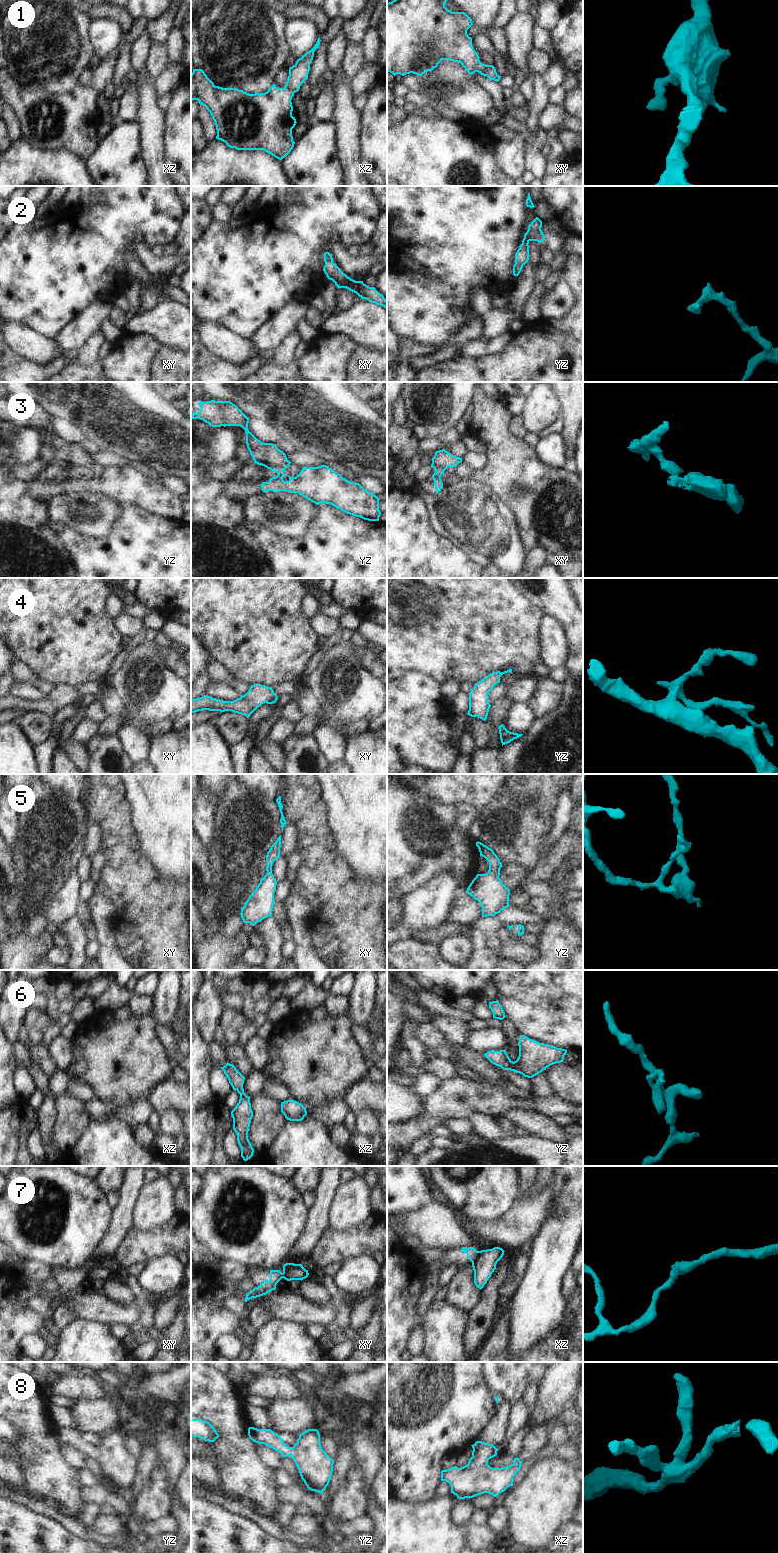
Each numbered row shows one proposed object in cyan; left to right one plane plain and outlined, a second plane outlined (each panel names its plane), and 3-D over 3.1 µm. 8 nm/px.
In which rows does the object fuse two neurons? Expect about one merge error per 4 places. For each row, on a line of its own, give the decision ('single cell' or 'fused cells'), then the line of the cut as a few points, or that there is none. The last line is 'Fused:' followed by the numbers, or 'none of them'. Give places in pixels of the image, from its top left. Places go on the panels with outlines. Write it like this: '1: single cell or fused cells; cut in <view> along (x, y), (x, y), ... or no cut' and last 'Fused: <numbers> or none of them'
1: single cell; no cut
2: single cell; no cut
3: fused cells; cut in yz along (283, 472), (278, 474)
4: single cell; no cut
5: single cell; no cut
6: single cell; no cut
7: fused cells; cut in xz along (478, 1251), (478, 1255), (472, 1263)
8: single cell; no cut
Fused: 3, 7

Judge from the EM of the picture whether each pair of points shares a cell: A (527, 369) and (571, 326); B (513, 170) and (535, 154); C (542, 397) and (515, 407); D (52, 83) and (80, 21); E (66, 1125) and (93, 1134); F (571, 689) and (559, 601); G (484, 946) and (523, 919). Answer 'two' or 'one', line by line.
A: one
B: two
C: two
D: one
E: two
F: one
G: one

